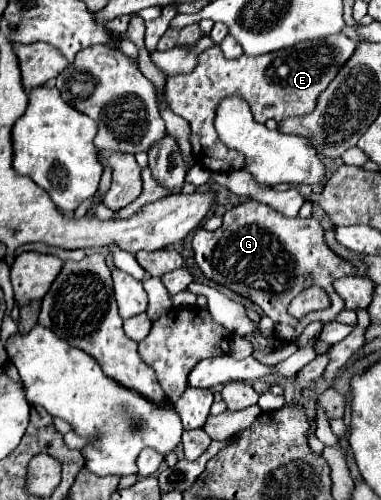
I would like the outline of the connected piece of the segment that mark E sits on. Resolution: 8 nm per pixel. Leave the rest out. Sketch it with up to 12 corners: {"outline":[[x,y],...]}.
{"outline":[[337,33],[259,57],[199,53],[165,85],[195,163],[239,171],[215,135],[225,97],[257,123],[309,115],[357,43]]}

